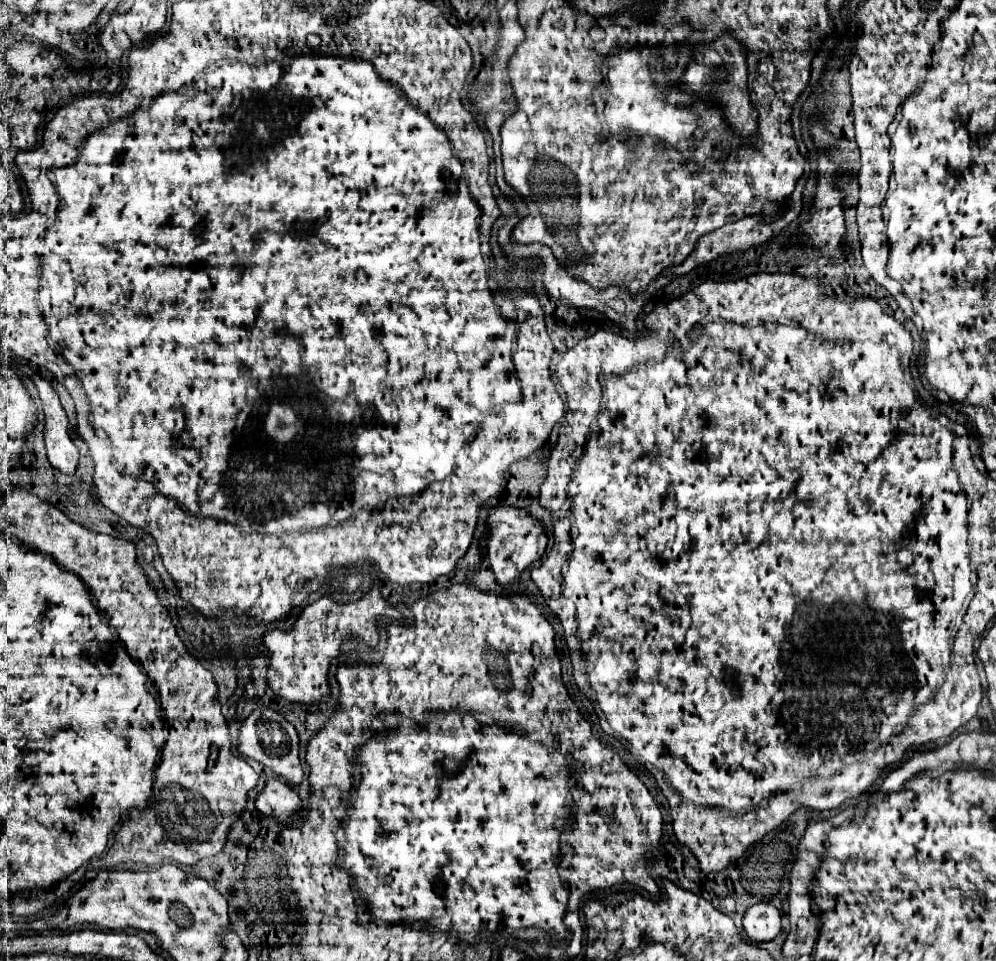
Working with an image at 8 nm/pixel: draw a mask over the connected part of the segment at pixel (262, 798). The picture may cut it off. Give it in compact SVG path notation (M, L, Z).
M268 779L262 793L256 797L256 809L264 815L274 815L278 821L288 823L296 809L302 807L300 797L286 783L278 779Z

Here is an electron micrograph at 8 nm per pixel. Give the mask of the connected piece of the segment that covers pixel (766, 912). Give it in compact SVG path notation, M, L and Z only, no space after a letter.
M756 903L756 905L748 907L742 921L744 921L746 935L758 943L772 941L782 931L780 911L768 903Z

